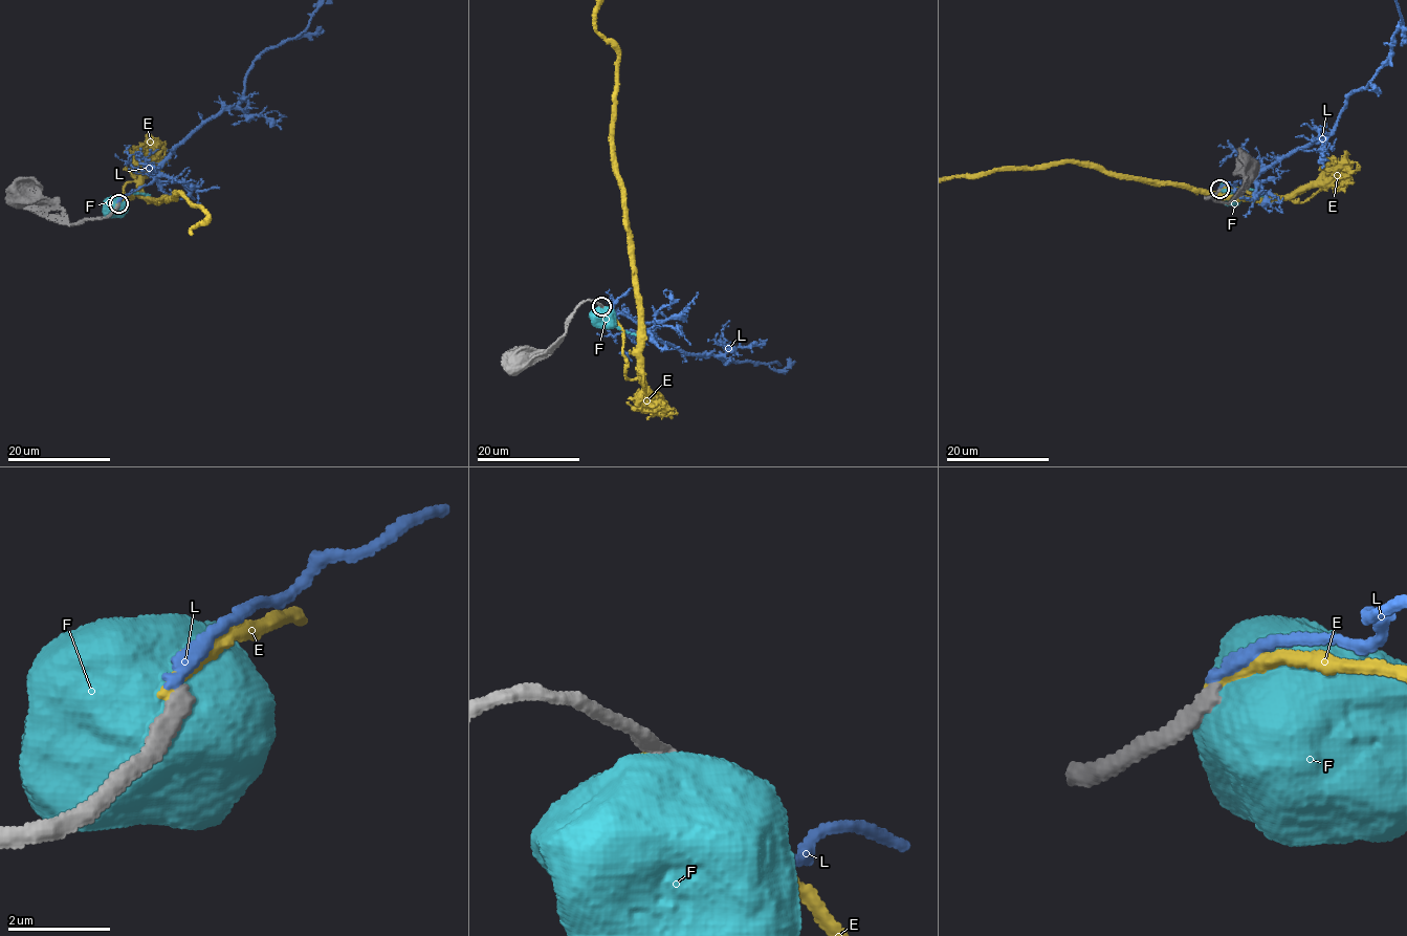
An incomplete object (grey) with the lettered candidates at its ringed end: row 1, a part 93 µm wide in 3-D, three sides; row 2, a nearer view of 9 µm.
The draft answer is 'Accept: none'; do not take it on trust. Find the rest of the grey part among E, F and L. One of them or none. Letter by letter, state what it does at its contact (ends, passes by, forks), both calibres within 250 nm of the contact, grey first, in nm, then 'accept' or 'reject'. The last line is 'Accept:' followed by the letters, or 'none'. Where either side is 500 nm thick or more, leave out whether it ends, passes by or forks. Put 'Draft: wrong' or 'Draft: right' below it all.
E: it ends | 300/240 nm | reject
F: 360/1200 nm | reject
L: it ends | 300/280 nm | reject
Accept: none
Draft: right

